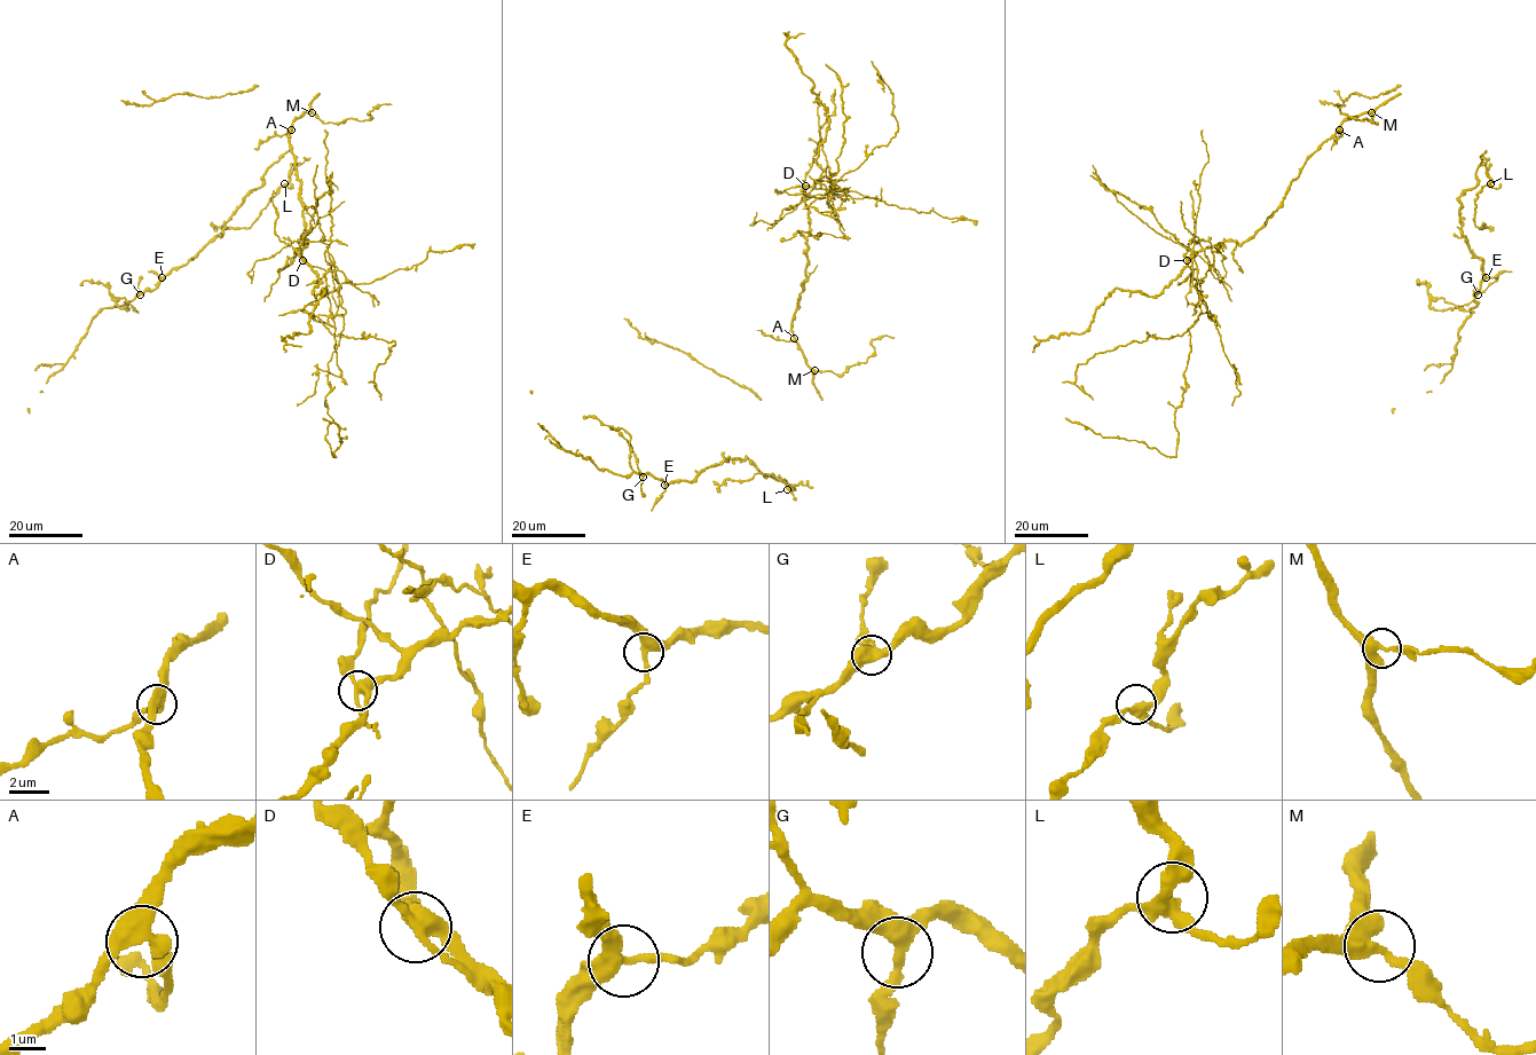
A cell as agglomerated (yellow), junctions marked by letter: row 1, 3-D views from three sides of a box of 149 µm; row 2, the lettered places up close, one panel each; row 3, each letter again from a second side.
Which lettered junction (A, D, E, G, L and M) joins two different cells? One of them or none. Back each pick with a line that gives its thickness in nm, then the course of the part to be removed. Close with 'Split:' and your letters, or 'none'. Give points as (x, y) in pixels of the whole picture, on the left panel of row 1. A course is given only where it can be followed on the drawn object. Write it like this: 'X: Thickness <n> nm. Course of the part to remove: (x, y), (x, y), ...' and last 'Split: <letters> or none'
D: Thickness 400 nm. Course of the part to remove: (301, 260), (325, 272), (325, 291), (345, 309), (325, 403), (336, 456), (343, 438), (322, 418)
Split: D

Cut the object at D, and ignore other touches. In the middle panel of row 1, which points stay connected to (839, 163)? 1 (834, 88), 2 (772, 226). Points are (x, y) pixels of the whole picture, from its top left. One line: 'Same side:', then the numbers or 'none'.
Same side: 2

